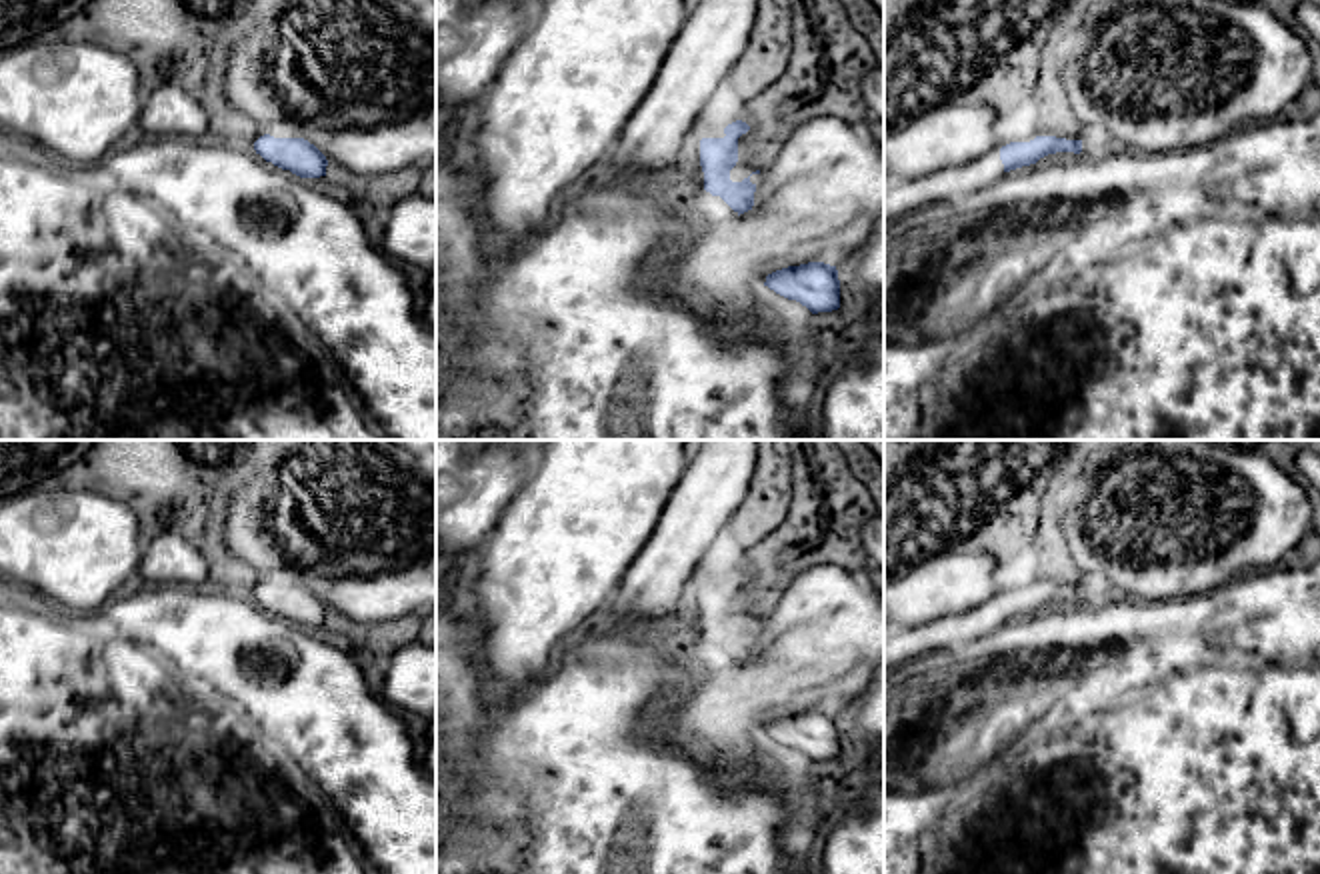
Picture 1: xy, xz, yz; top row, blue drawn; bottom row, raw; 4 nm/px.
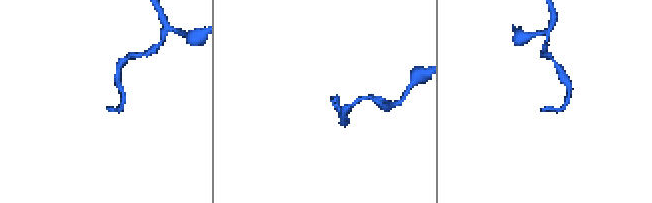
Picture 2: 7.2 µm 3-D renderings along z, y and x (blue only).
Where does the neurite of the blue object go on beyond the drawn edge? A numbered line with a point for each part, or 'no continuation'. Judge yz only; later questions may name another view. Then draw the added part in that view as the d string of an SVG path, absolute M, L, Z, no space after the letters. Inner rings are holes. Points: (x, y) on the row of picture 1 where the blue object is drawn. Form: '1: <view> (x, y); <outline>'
1: yz (902, 196); M994 148L962 166L884 184L884 228L904 214L934 202L958 202L1000 176L1004 176L1004 164L1000 148Z

